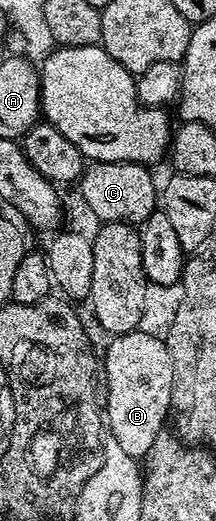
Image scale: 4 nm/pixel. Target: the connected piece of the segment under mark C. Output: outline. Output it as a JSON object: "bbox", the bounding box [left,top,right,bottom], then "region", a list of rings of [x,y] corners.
{"bbox":[78,162,158,226],"region":[[[92,162],[78,181],[78,194],[86,200],[101,222],[123,220],[133,226],[143,224],[158,208],[158,184],[152,181],[147,167],[134,162]]]}

